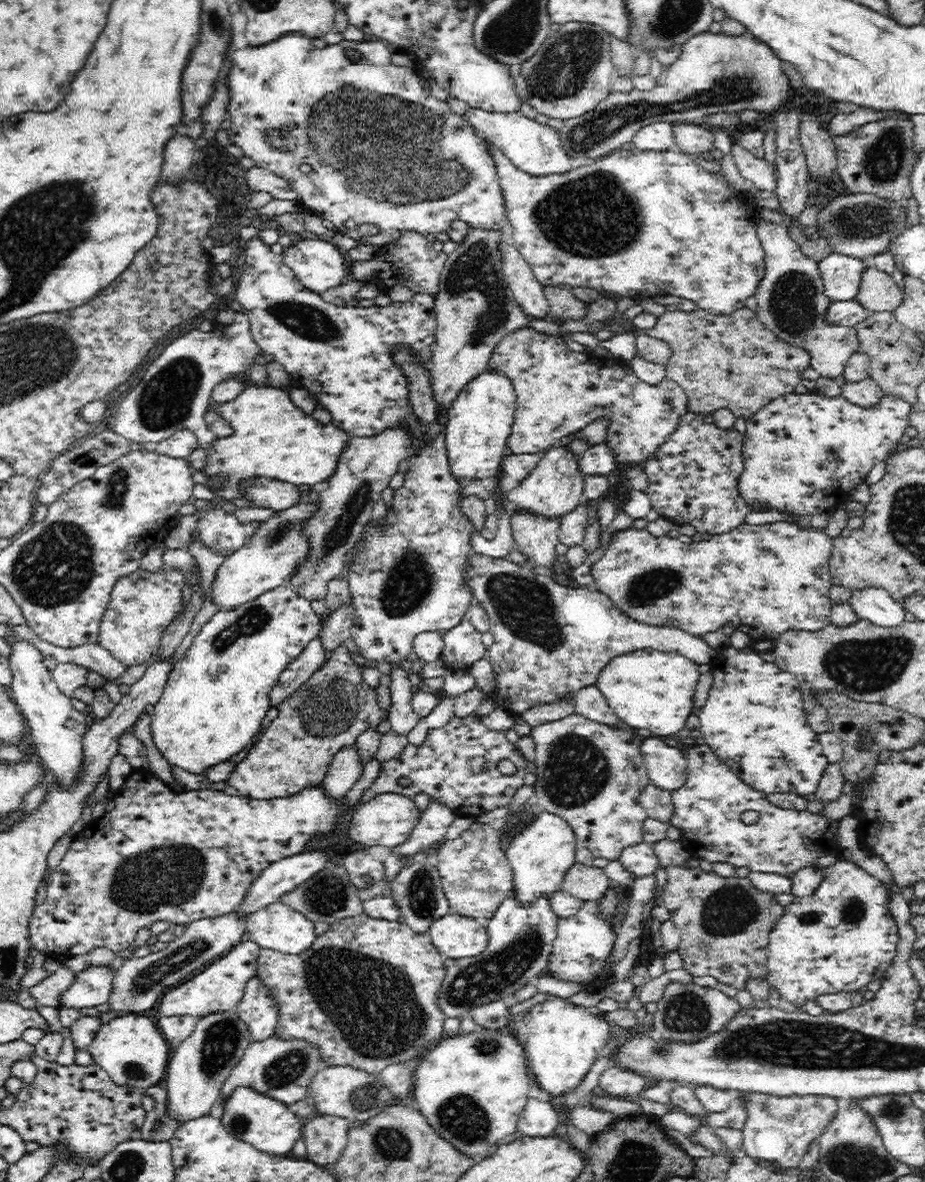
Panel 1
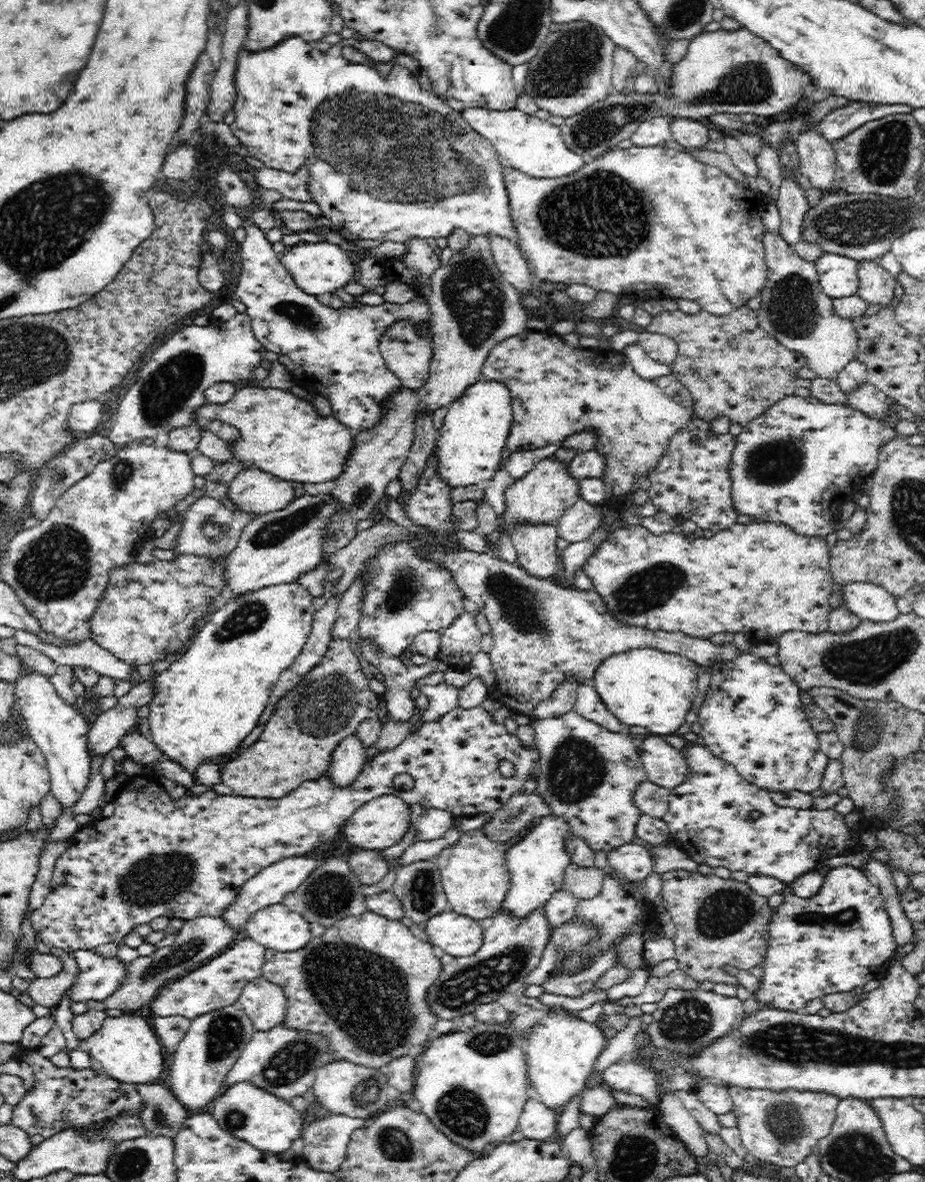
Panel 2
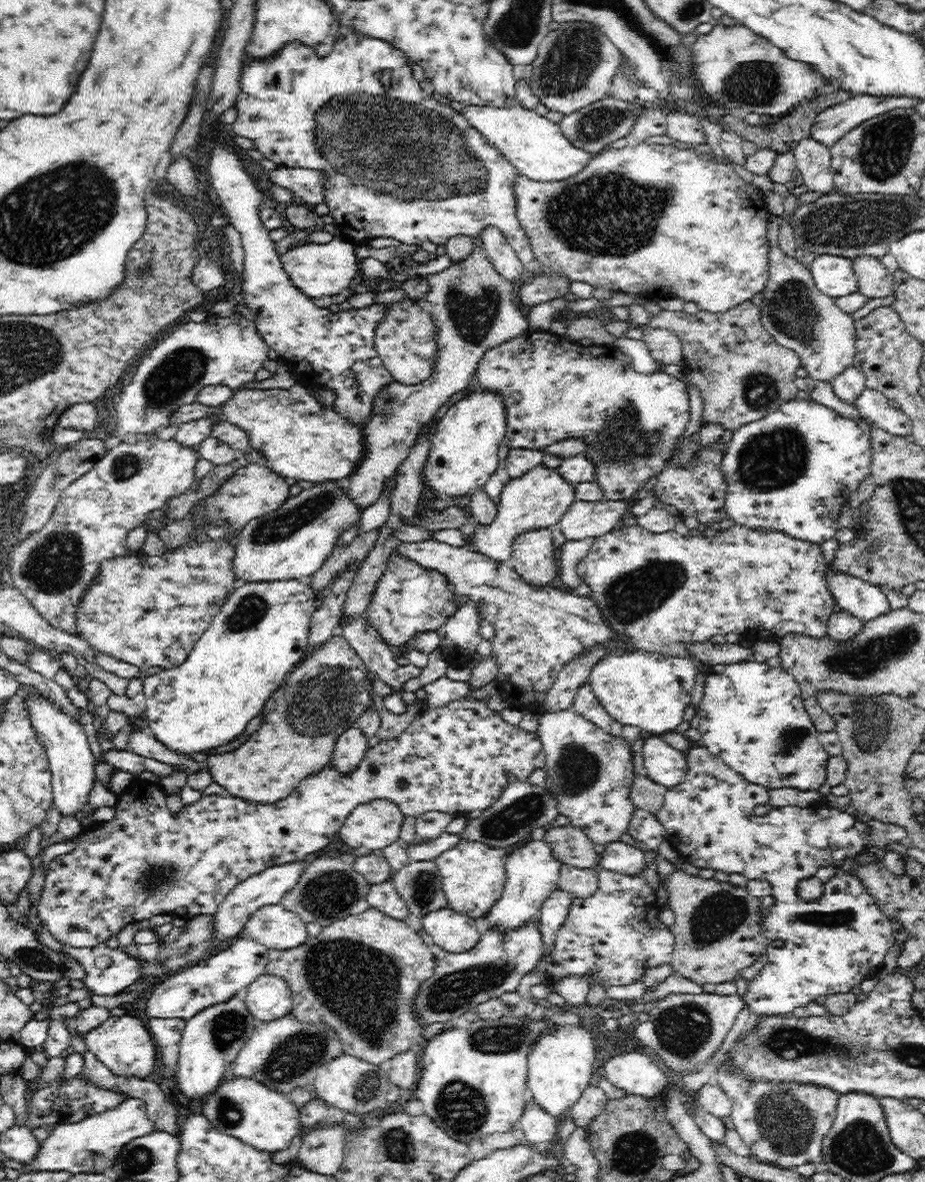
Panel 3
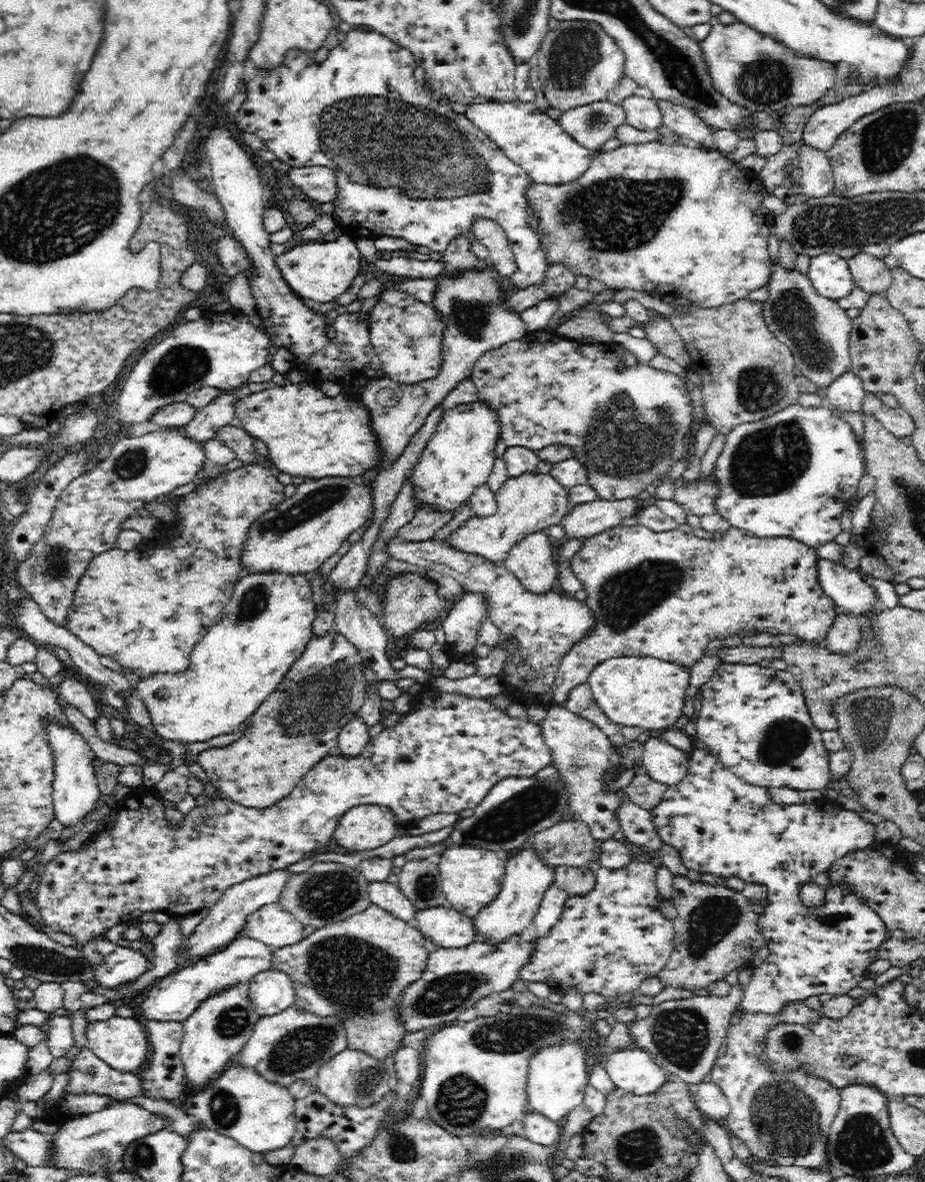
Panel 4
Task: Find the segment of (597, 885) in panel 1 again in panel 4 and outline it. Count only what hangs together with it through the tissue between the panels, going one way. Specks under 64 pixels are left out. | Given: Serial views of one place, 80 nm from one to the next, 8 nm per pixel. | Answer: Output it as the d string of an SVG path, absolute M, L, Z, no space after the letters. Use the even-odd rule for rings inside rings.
M554 867L554 883L569 896L584 896L595 886L594 871L585 867Z

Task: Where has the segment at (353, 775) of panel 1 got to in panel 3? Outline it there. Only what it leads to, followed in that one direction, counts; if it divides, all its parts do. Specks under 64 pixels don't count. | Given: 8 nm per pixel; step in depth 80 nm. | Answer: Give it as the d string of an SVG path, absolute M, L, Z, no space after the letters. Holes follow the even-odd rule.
M357 727L347 729L338 736L330 763L336 765L338 772L352 772L362 762L368 747L368 738L360 729Z

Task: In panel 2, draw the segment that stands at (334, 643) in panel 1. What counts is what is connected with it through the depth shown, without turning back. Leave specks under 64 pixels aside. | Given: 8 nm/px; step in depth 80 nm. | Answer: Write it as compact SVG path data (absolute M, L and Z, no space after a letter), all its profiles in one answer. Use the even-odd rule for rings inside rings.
M367 574L358 575L341 596L337 608L337 619L333 622L331 640L334 638L350 640L356 633L358 621L362 616L364 575Z

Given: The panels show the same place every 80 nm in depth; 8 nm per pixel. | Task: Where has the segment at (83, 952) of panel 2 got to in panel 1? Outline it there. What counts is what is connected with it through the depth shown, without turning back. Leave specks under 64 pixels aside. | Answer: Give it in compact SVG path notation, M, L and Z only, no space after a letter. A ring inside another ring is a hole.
M88 966L84 968L80 974L75 976L72 986L65 990L60 997L58 1008L92 1008L92 1006L100 1006L109 1000L110 993L113 987L113 978L116 975L116 970L111 966Z

